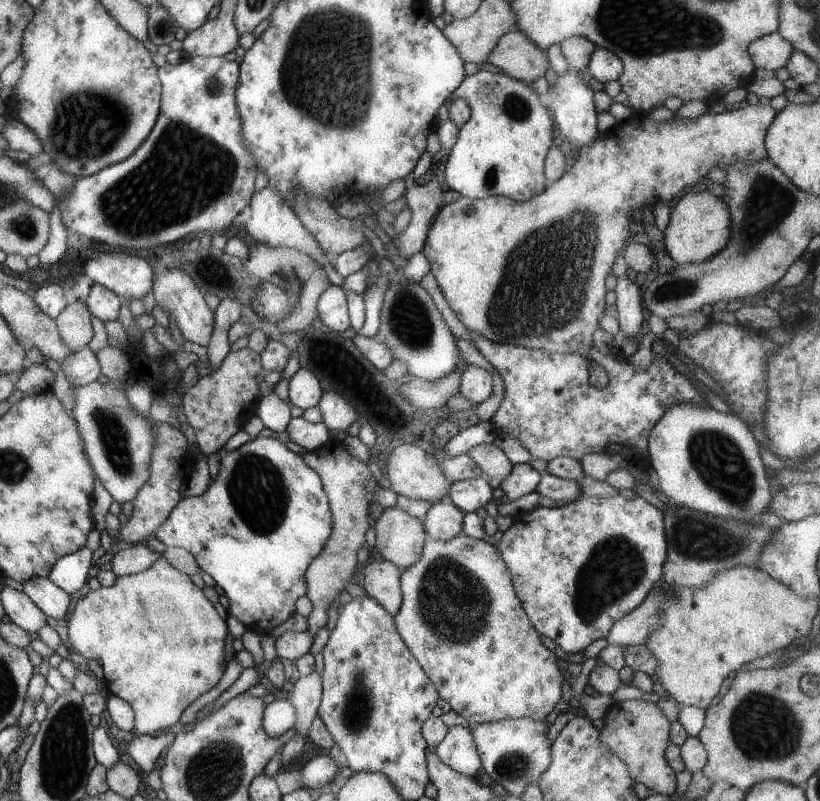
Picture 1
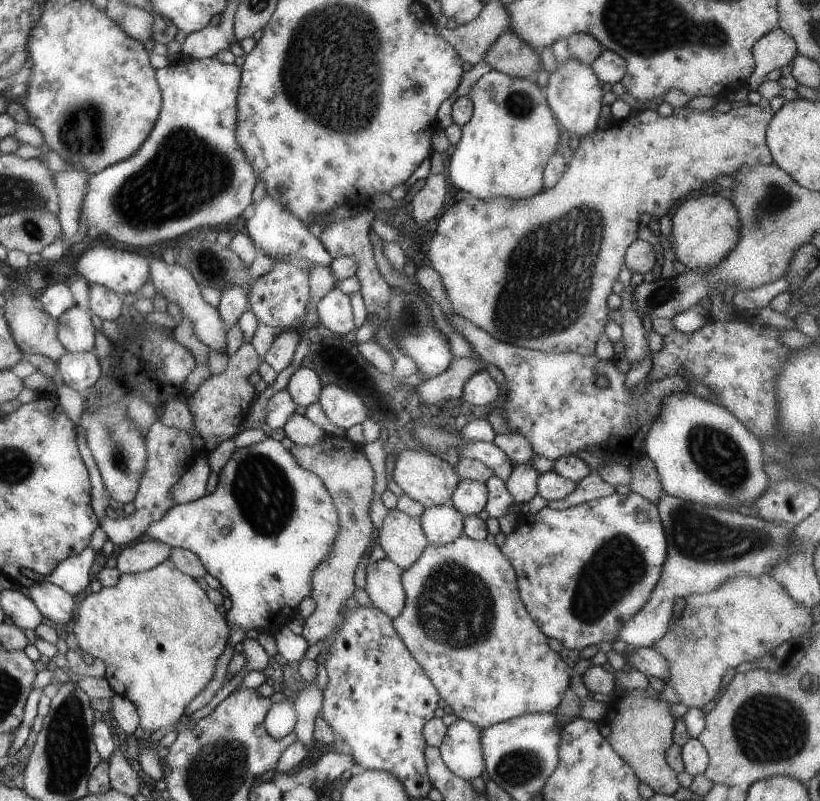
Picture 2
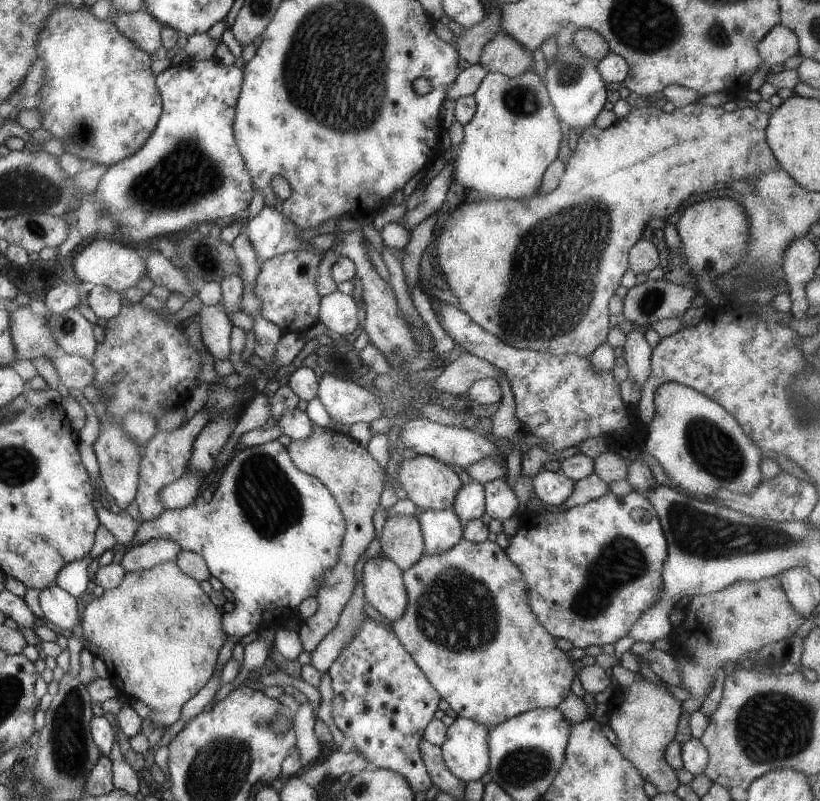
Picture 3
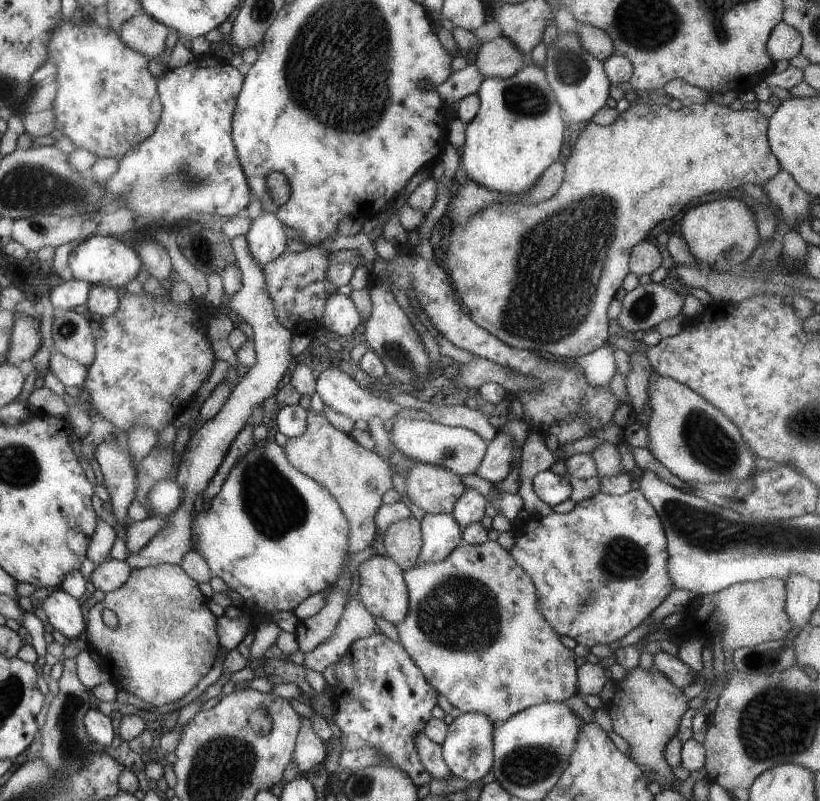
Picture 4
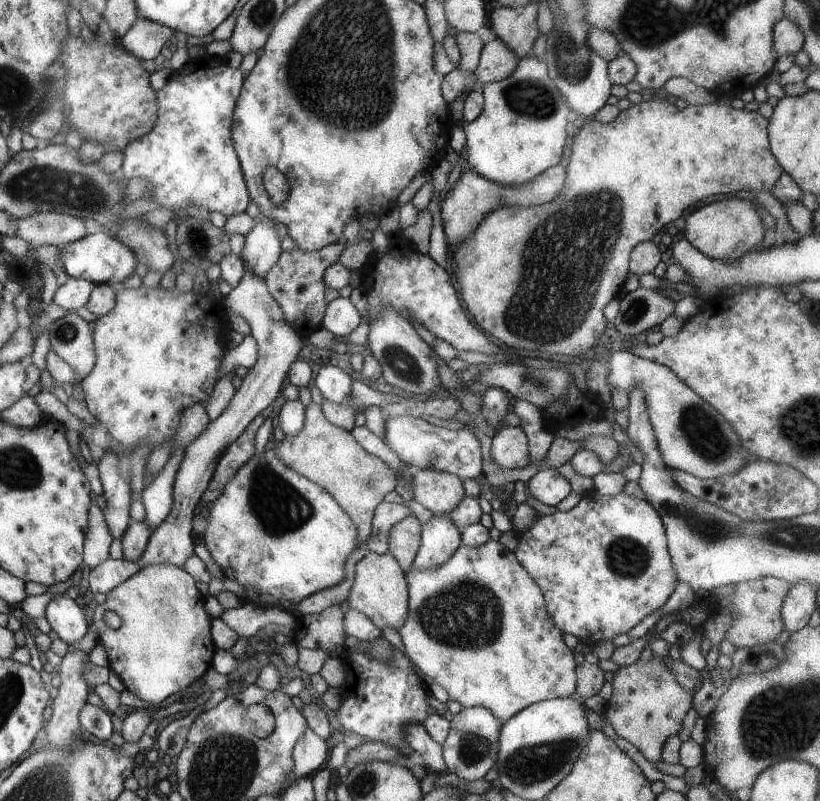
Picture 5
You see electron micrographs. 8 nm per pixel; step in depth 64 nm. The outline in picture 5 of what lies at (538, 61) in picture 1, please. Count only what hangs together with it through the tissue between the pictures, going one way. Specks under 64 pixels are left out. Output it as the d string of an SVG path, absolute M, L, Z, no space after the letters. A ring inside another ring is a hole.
M498 37L482 44L477 67L474 71L476 82L481 85L499 81L513 73L520 60L503 40Z

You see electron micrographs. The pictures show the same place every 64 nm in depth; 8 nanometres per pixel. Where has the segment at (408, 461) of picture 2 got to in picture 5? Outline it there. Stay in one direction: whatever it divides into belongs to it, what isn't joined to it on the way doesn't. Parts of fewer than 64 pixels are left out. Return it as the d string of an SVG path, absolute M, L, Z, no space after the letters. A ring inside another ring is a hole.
M413 469L413 499L433 515L445 516L464 498L462 481L453 474L434 469Z

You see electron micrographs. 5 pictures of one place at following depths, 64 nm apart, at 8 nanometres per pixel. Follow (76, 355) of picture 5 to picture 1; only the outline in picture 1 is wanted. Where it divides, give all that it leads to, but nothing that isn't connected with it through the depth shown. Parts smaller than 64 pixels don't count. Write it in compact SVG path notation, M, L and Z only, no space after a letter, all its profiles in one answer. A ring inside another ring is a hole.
M76 300L67 304L54 318L59 336L71 352L85 348L91 342L91 317L92 314L86 304Z

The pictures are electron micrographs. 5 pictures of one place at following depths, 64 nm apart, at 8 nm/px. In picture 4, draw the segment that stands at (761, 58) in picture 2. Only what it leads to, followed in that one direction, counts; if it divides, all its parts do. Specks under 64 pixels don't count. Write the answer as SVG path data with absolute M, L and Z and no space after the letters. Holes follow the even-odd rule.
M782 20L770 31L764 50L771 62L790 60L800 52L800 35Z

